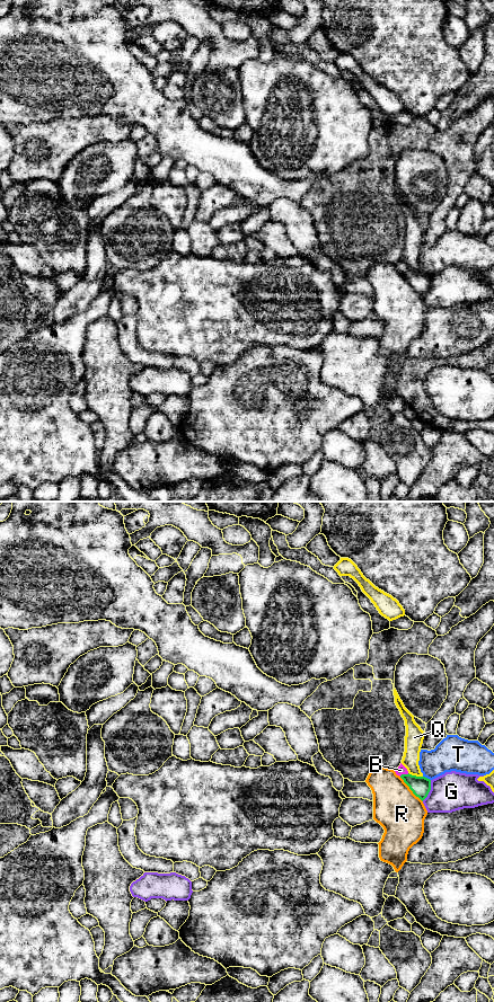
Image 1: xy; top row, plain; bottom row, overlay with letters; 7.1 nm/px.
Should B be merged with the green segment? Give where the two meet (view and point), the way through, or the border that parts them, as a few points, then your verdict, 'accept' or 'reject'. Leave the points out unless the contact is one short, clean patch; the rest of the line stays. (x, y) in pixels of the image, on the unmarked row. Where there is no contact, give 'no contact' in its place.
meets green in xy at (404, 269); border along xy (408, 268), (399, 271); reject

